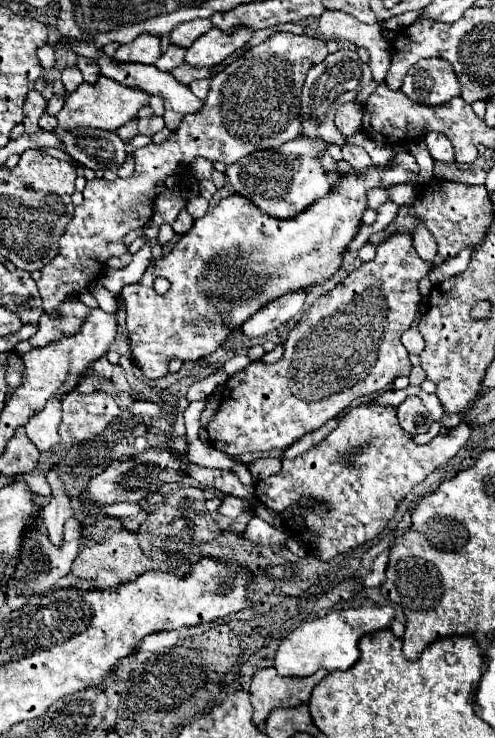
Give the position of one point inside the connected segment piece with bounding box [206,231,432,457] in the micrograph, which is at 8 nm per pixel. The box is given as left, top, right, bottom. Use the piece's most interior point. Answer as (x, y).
(347, 345)

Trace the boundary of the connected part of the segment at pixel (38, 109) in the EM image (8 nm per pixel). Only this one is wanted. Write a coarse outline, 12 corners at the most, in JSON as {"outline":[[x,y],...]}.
{"outline":[[32,91],[24,103],[24,129],[32,137],[46,99]]}

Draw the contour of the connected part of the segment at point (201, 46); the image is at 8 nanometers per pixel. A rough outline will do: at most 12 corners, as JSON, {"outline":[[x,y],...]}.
{"outline":[[212,27],[186,49],[184,63],[212,67],[250,41],[240,27],[226,35]]}

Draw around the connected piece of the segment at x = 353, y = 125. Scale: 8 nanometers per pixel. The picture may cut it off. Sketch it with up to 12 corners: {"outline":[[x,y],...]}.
{"outline":[[344,103],[334,125],[344,137],[362,131],[362,105]]}

